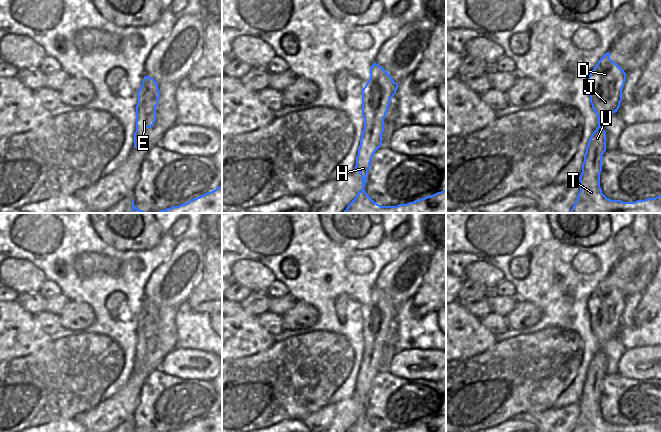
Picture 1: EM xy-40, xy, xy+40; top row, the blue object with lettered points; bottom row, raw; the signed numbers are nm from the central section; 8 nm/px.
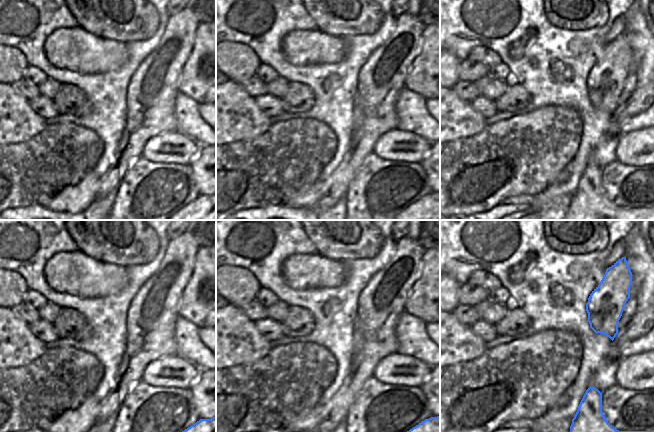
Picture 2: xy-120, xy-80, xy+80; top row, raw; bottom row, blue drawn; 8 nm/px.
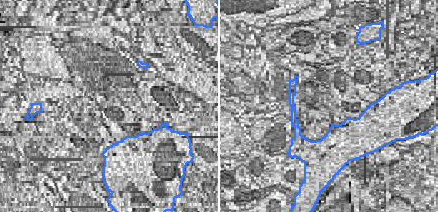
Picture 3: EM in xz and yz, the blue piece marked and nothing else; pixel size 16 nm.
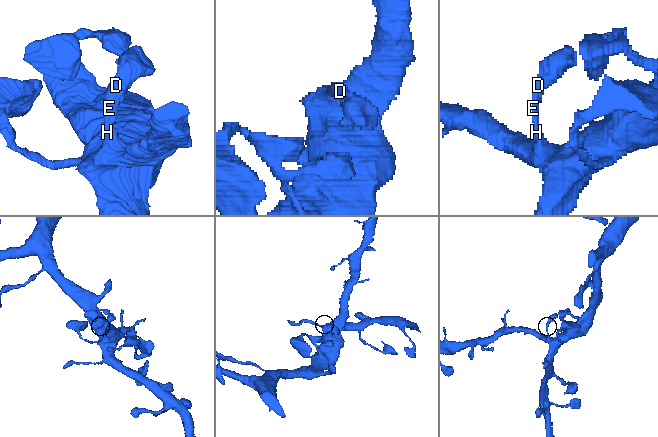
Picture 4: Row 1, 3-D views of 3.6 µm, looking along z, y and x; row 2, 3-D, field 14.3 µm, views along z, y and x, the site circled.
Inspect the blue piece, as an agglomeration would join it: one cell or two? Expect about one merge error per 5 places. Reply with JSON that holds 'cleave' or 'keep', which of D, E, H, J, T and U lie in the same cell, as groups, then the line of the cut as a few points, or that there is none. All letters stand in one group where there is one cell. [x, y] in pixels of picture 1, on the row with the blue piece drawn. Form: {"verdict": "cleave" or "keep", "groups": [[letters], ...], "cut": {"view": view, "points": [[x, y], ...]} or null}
{"verdict": "keep", "groups": [["D", "E", "H", "J", "T", "U"]], "cut": null}

